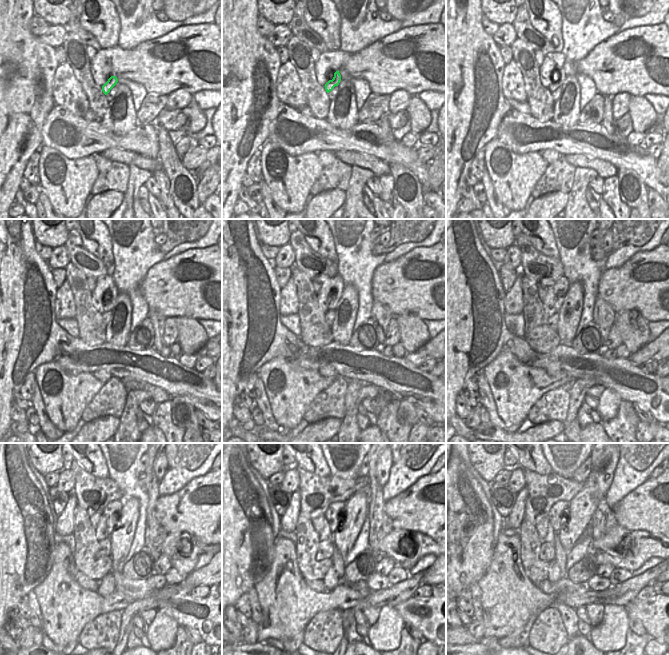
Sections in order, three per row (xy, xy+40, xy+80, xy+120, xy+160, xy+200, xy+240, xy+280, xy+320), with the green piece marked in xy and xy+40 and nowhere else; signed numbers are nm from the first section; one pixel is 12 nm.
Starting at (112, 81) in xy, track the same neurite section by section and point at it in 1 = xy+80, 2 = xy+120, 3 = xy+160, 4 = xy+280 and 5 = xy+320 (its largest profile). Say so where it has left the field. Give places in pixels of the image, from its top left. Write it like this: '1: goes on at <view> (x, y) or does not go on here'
1: goes on at xy+80 (557, 82)
2: goes on at xy+120 (111, 299)
3: goes on at xy+160 (339, 285)
4: goes on at xy+280 (335, 512)
5: goes on at xy+320 (556, 516)

